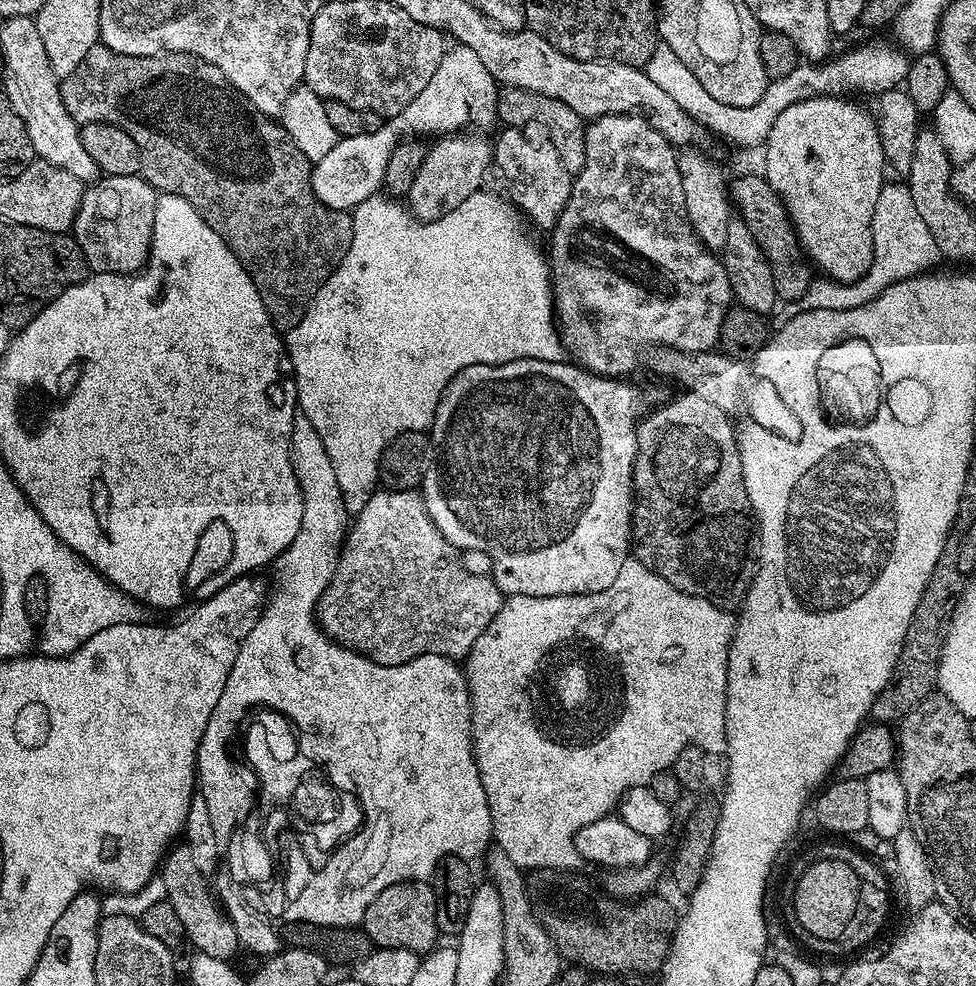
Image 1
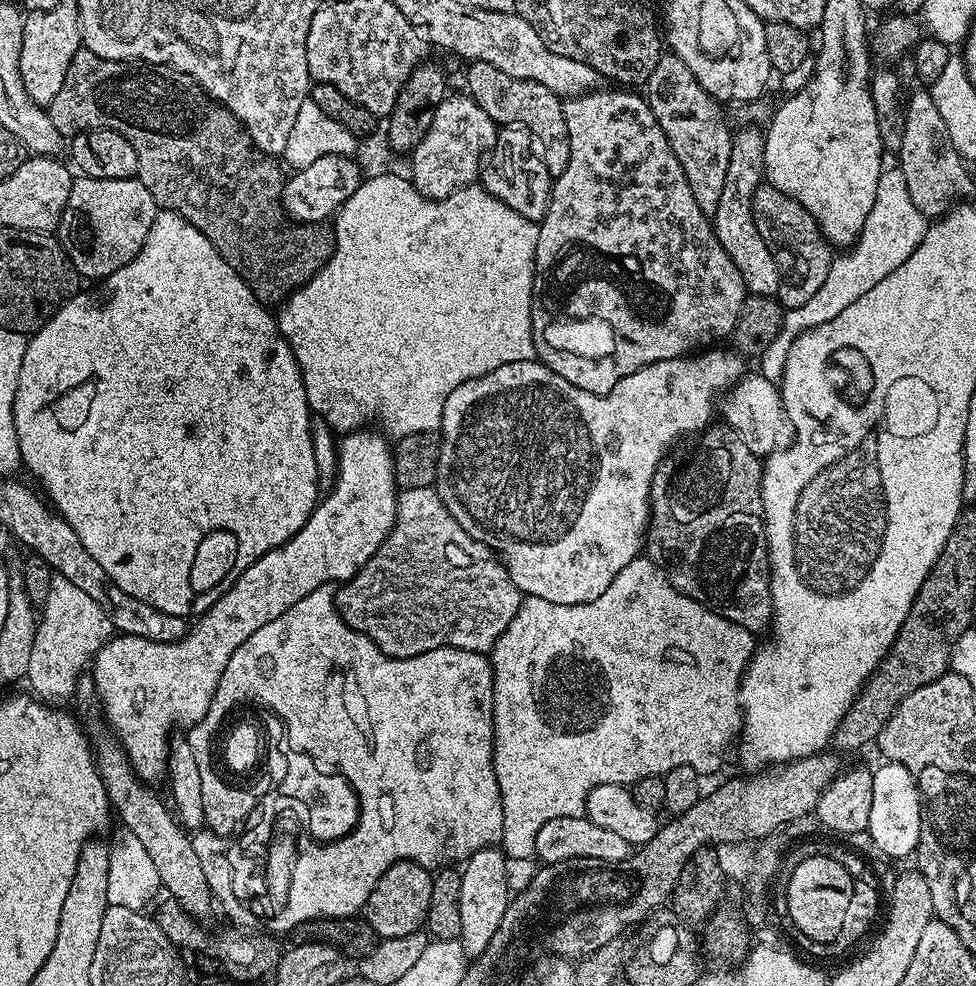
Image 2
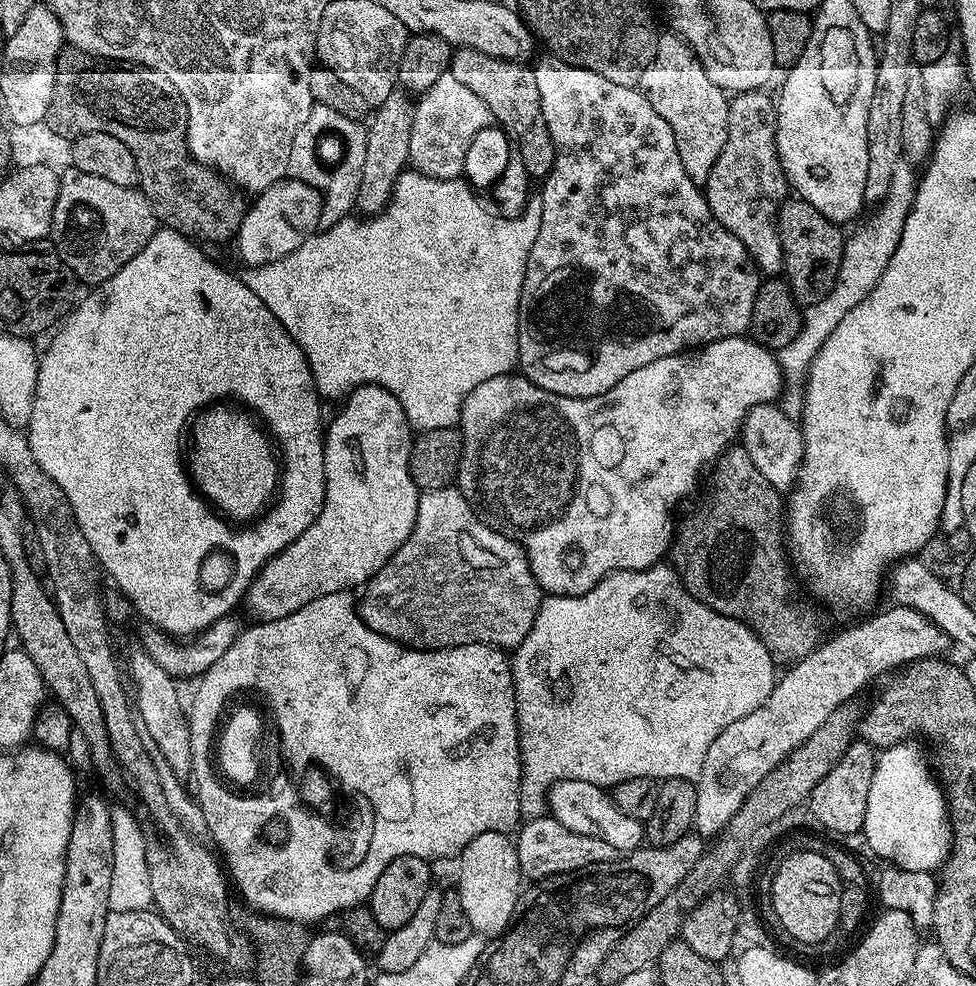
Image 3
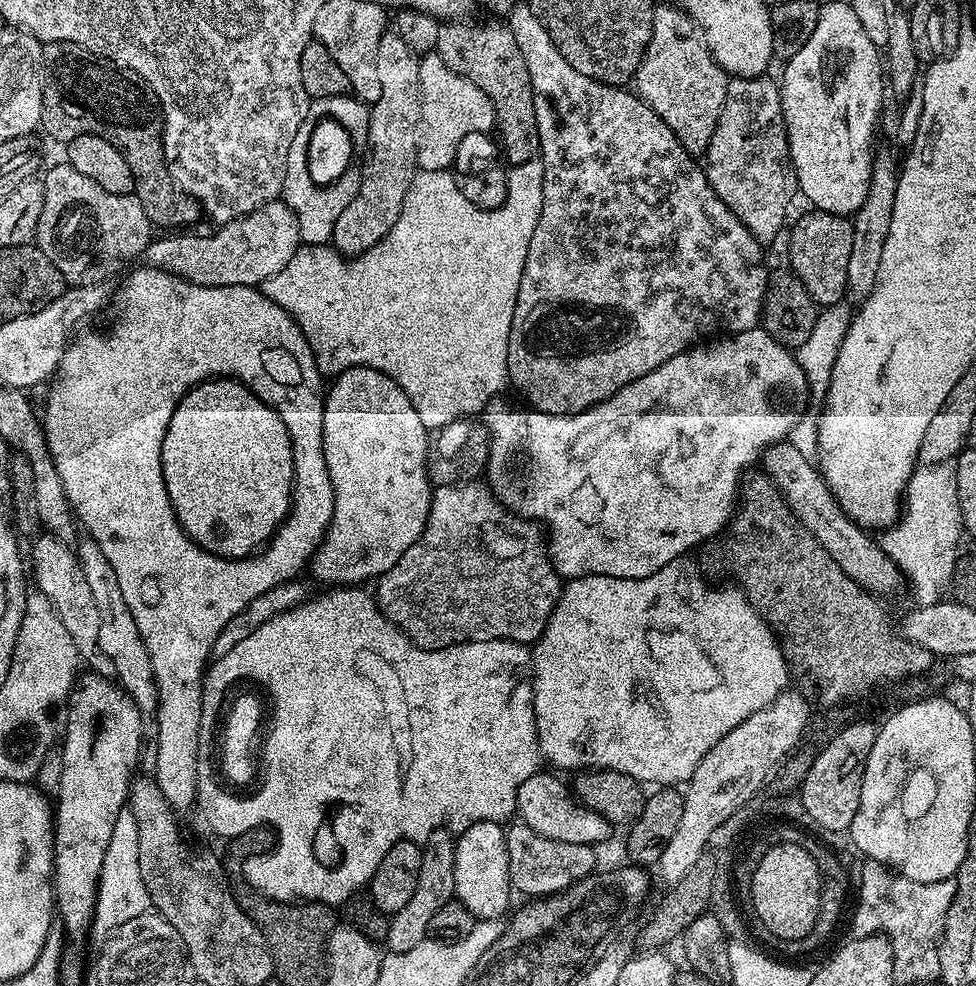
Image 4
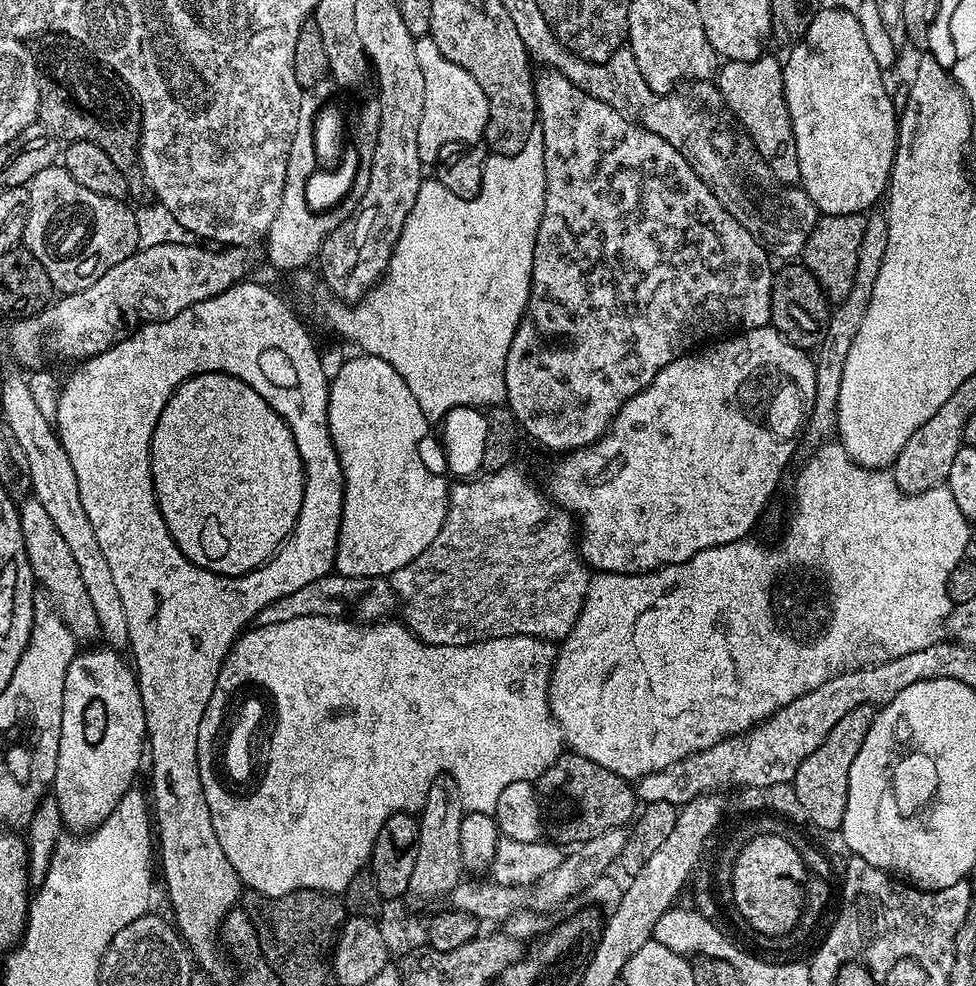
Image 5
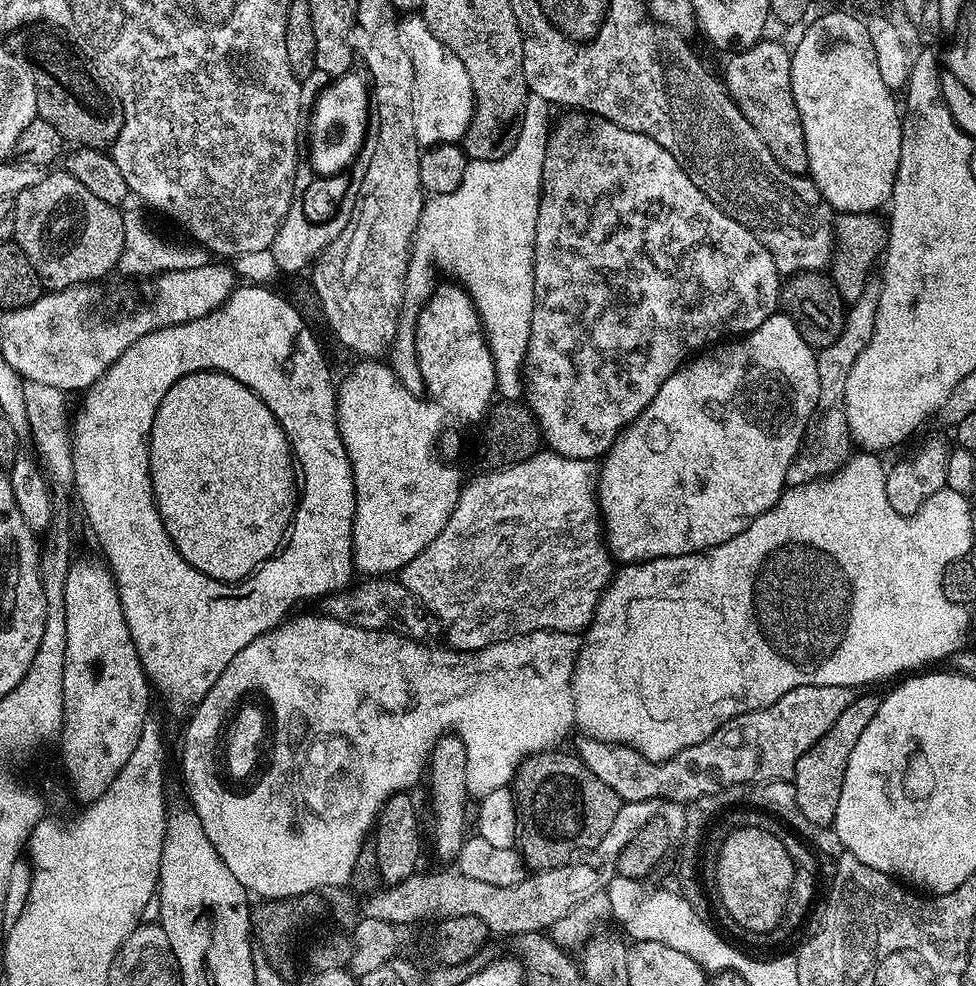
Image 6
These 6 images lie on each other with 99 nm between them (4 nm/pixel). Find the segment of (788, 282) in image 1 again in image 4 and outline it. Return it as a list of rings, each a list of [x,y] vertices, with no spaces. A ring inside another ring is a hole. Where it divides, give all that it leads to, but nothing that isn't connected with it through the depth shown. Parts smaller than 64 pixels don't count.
[[[807,211],[797,218],[792,233],[791,228],[787,233],[787,263],[817,306],[839,304],[848,290],[846,265],[850,263],[850,246],[854,242],[851,219],[829,212]]]

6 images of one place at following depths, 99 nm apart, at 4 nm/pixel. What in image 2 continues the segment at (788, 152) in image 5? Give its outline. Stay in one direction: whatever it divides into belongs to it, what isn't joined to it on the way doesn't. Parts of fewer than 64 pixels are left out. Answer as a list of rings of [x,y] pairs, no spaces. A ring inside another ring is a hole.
[[[756,128],[737,131],[732,138],[730,167],[726,170],[722,198],[718,200],[718,210],[711,222],[718,242],[722,242],[722,250],[730,254],[730,260],[738,266],[738,274],[742,274],[742,282],[753,296],[775,296],[780,281],[778,262],[774,262],[770,246],[762,242],[762,234],[758,234],[758,226],[754,226],[754,190],[764,179],[764,132]]]

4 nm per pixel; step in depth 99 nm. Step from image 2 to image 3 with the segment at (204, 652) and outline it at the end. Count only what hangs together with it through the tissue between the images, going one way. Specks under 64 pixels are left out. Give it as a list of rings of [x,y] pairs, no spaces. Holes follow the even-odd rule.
[[[363,384],[354,389],[353,392],[348,393],[346,403],[348,405],[332,421],[329,419],[326,424],[324,433],[326,494],[318,518],[314,518],[314,522],[310,522],[310,526],[306,526],[306,530],[302,535],[294,538],[294,542],[290,542],[290,546],[286,546],[286,550],[282,550],[277,556],[270,558],[263,564],[260,572],[250,582],[248,593],[243,598],[243,607],[248,607],[249,614],[256,616],[252,618],[257,621],[286,618],[286,614],[294,614],[294,610],[302,610],[302,606],[306,606],[306,602],[314,602],[314,598],[322,598],[322,594],[338,594],[339,592],[352,592],[359,589],[367,584],[374,574],[378,574],[378,570],[382,570],[382,566],[386,566],[388,559],[399,550],[402,542],[406,542],[406,538],[410,538],[410,534],[414,530],[414,522],[418,518],[418,502],[420,501],[421,489],[416,487],[414,478],[410,478],[410,450],[414,439],[414,429],[408,423],[406,414],[402,410],[402,402],[398,402],[398,398],[394,398],[394,394],[390,394],[390,390],[386,390],[382,386]]]

